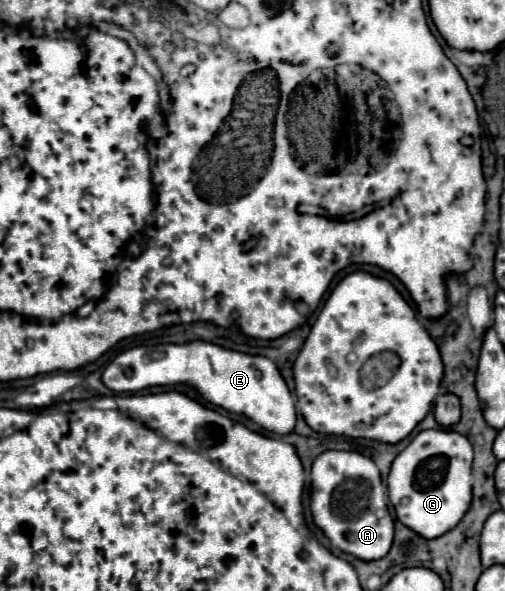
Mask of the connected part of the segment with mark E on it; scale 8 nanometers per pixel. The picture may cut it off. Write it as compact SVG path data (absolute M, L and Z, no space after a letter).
M204 340L186 344L136 346L124 350L106 366L102 382L114 392L138 392L140 388L148 386L190 384L208 402L222 406L228 412L246 414L250 420L274 434L288 434L296 424L294 400L280 370L270 358L236 352Z

